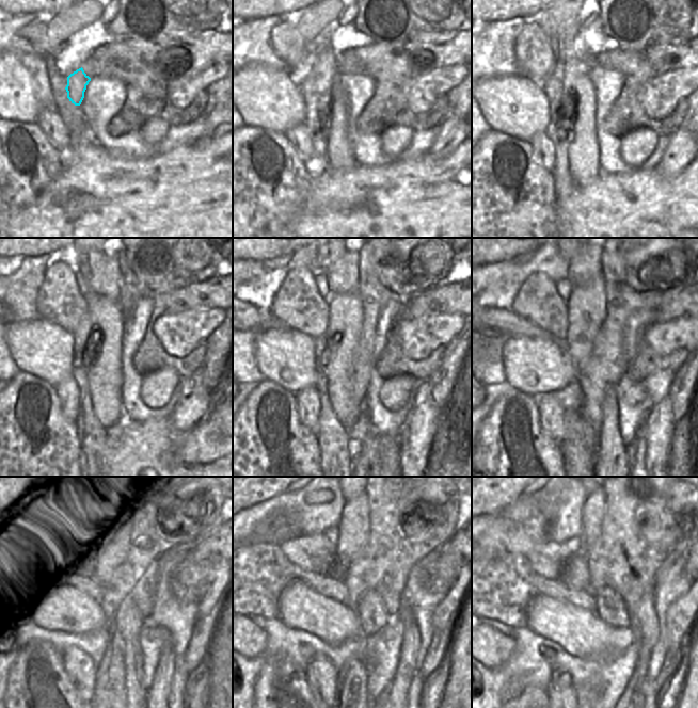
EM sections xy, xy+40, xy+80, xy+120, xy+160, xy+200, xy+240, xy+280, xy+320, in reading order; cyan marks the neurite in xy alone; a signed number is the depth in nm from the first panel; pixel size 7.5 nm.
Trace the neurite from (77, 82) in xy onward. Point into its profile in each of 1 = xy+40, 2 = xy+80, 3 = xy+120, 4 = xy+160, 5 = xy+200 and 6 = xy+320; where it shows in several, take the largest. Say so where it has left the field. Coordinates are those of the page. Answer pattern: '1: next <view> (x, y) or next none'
1: next xy+40 (327, 102)
2: next xy+80 (569, 90)
3: next xy+120 (97, 339)
4: next xy+160 (334, 350)
5: next xy+200 (586, 306)
6: next xy+320 (593, 511)

